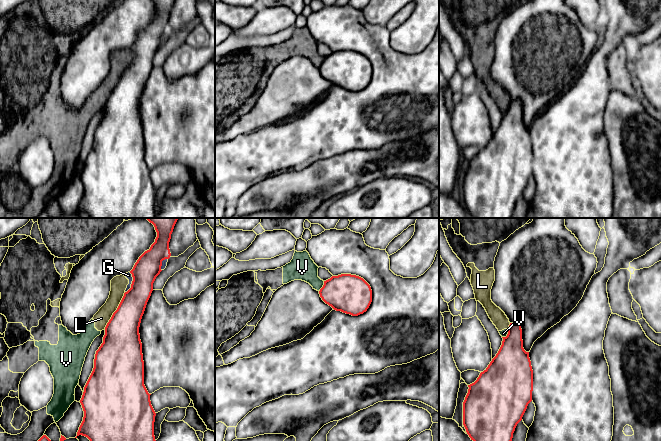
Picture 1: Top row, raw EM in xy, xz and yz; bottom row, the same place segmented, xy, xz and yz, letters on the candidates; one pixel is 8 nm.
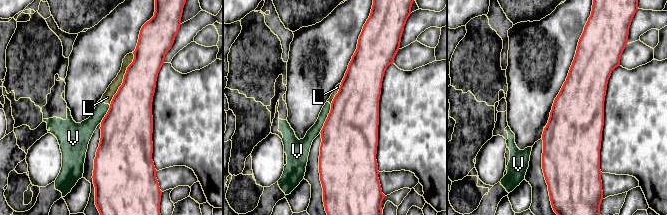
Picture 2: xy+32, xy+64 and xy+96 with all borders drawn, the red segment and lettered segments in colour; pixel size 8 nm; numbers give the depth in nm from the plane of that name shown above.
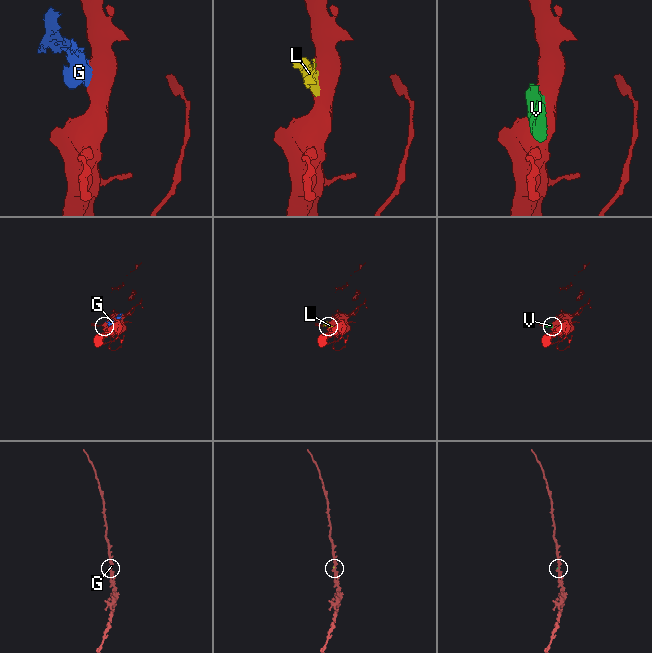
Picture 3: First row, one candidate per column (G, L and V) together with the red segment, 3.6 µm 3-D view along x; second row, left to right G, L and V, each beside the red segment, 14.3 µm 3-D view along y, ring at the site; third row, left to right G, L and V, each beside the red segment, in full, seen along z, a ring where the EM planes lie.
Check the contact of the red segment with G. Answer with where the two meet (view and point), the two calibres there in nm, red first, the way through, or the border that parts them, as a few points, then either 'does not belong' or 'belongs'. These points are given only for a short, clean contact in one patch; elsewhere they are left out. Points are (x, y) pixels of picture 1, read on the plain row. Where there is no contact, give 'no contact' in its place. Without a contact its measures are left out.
xy (132, 58) | 220/50 nm | does not belong

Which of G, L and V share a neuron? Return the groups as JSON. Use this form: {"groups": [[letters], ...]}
{"groups": [["G", "L", "V"]]}

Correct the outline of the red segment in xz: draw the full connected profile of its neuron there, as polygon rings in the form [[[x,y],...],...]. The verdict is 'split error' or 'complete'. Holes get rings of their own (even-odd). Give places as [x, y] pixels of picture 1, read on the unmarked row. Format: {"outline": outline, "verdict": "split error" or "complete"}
{"outline": [[[351,50],[332,52],[319,67],[322,76],[336,87],[352,92],[363,90],[372,78],[370,61]]], "verdict": "complete"}

